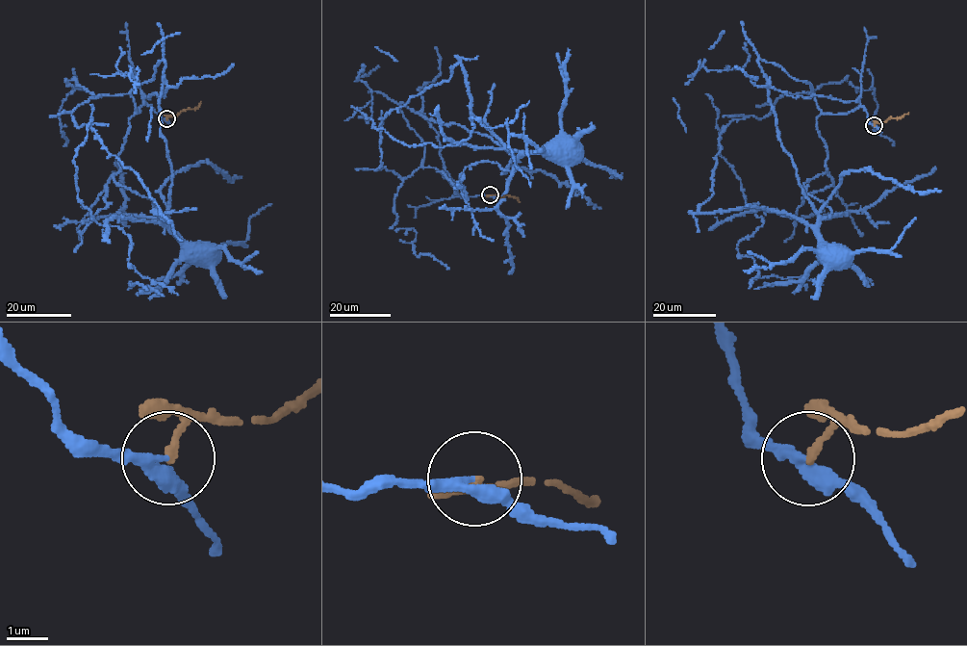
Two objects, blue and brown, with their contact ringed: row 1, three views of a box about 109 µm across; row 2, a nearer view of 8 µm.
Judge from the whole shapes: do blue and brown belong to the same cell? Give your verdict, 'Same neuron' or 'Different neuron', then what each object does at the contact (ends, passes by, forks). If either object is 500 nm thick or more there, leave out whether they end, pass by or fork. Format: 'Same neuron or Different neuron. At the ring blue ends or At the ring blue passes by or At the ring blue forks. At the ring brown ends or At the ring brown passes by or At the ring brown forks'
Different neuron. At the ring blue passes by. At the ring brown ends

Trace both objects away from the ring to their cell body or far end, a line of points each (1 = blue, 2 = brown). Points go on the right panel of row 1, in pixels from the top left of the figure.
1: (874, 124), (862, 106), (826, 114), (810, 83), (759, 59), (817, 221), (763, 219), (721, 155), (706, 93)
2: (874, 124), (908, 113)

